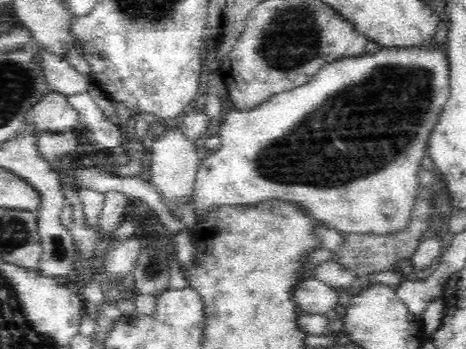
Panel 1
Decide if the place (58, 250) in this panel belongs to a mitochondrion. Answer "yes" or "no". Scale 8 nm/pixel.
yes

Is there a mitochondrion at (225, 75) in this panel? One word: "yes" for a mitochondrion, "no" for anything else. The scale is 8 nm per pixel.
no

